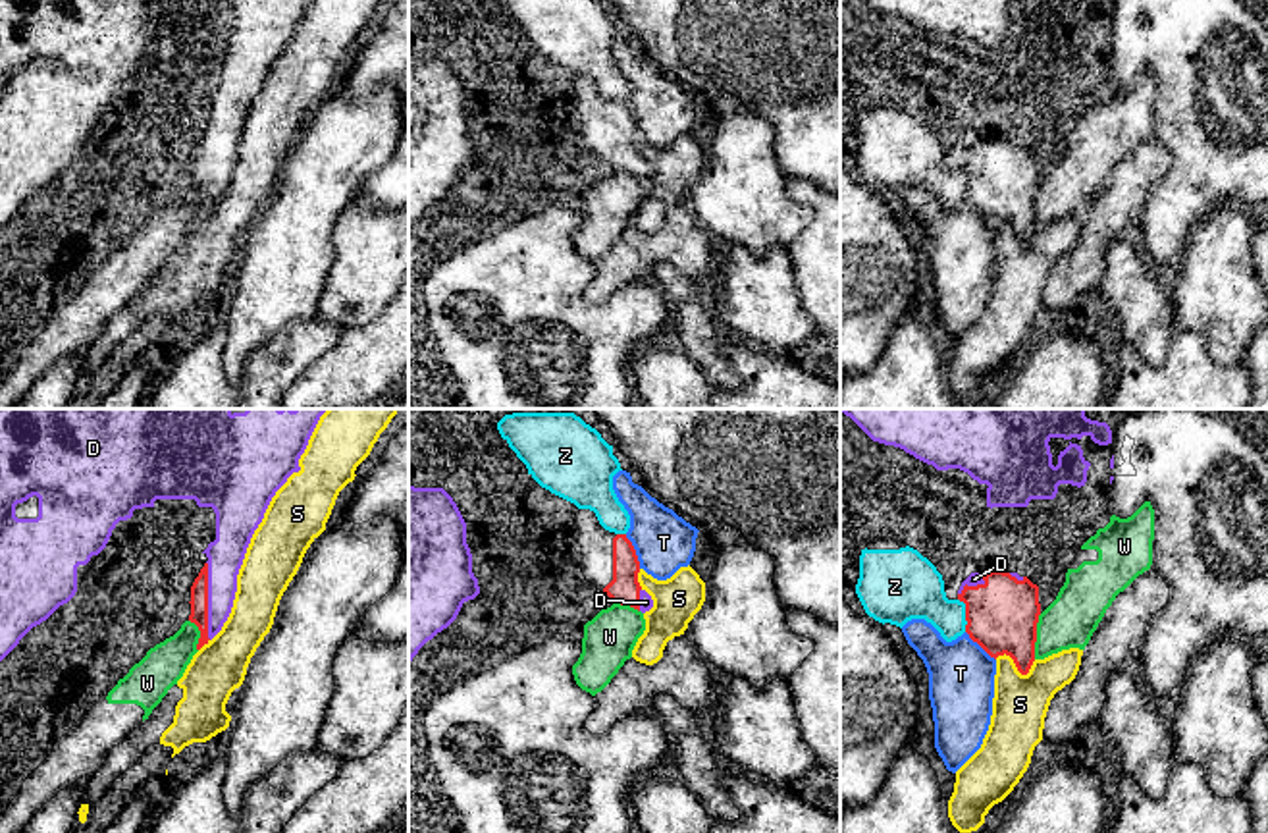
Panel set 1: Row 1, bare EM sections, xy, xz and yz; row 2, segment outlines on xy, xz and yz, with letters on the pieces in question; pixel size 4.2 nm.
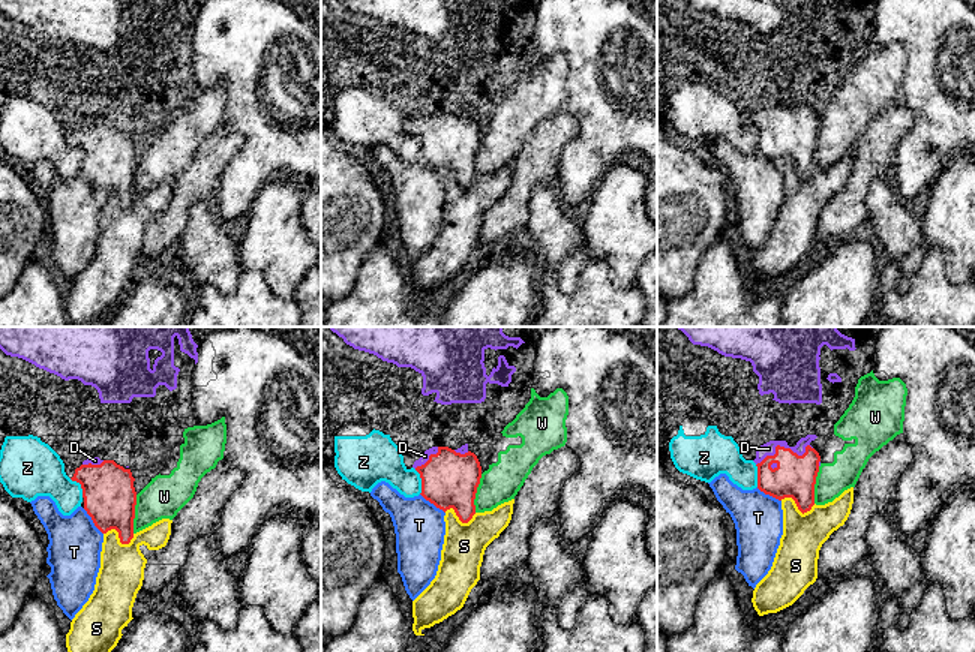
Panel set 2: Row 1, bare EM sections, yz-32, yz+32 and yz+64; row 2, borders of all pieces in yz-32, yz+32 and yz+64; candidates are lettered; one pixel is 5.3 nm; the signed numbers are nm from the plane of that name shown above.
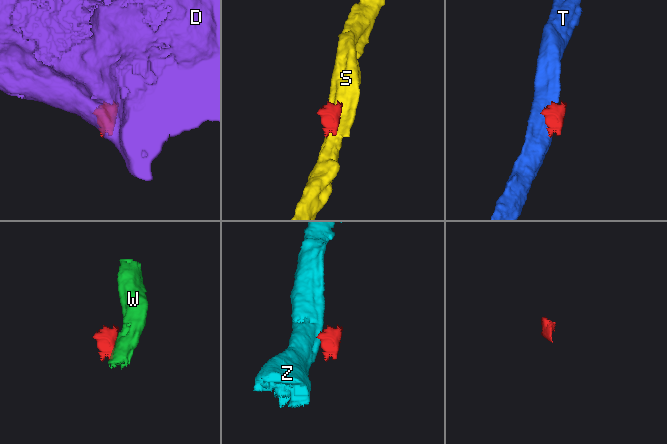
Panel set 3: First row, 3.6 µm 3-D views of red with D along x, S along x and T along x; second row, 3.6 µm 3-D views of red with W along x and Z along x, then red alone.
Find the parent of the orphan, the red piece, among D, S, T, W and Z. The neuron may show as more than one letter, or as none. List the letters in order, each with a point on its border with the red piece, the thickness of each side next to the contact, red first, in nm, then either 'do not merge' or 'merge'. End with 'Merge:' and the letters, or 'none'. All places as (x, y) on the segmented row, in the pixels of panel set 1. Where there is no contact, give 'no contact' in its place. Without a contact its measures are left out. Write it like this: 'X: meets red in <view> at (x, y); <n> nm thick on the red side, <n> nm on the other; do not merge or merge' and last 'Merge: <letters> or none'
D: meets red in xy at (207, 600); 80 nm thick on the red side, 150 nm on the other; do not merge
S: meets red in yz at (1016, 666); 300 nm thick on the red side, 240 nm on the other; do not merge
T: meets red in xz at (634, 552); 130 nm thick on the red side, 240 nm on the other; do not merge
W: meets red in yz at (1035, 637); 300 nm thick on the red side, 220 nm on the other; do not merge
Z: meets red in yz at (966, 616); 300 nm thick on the red side, 240 nm on the other; do not merge
Merge: none

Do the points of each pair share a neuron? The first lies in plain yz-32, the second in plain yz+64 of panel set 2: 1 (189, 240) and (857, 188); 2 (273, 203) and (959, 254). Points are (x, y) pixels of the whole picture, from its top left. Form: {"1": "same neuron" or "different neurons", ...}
{"1": "different neurons", "2": "same neuron"}

